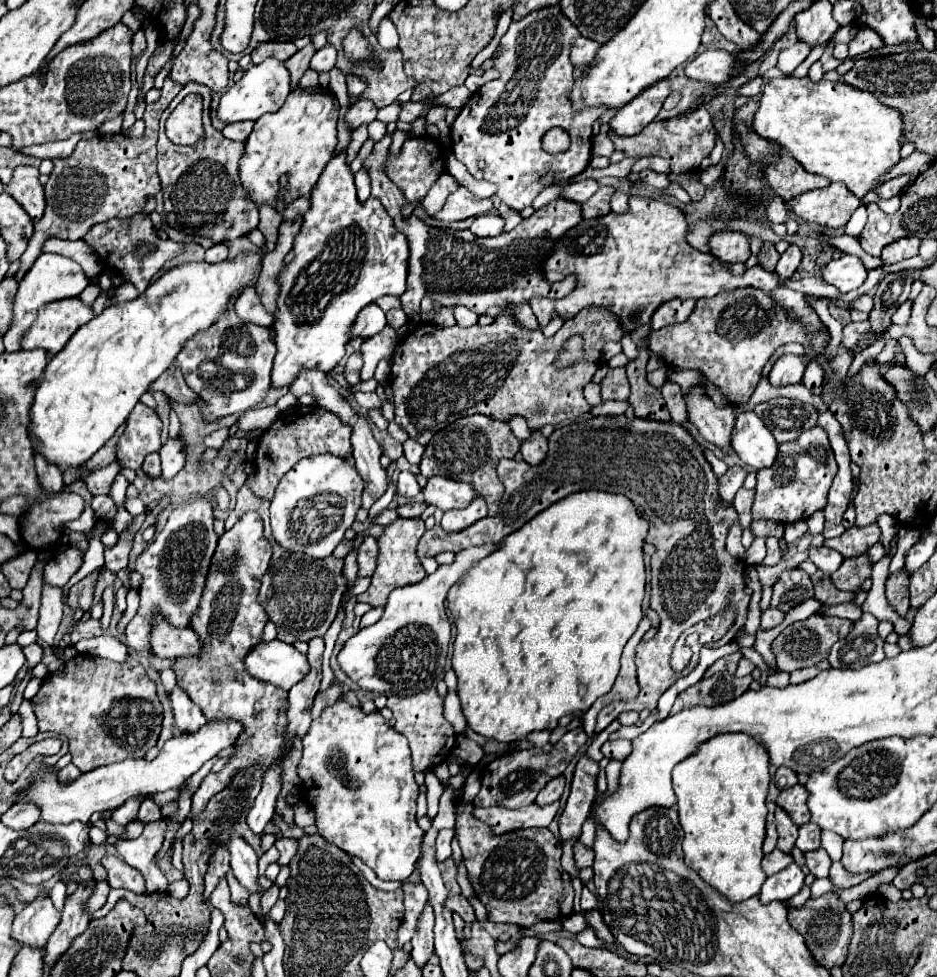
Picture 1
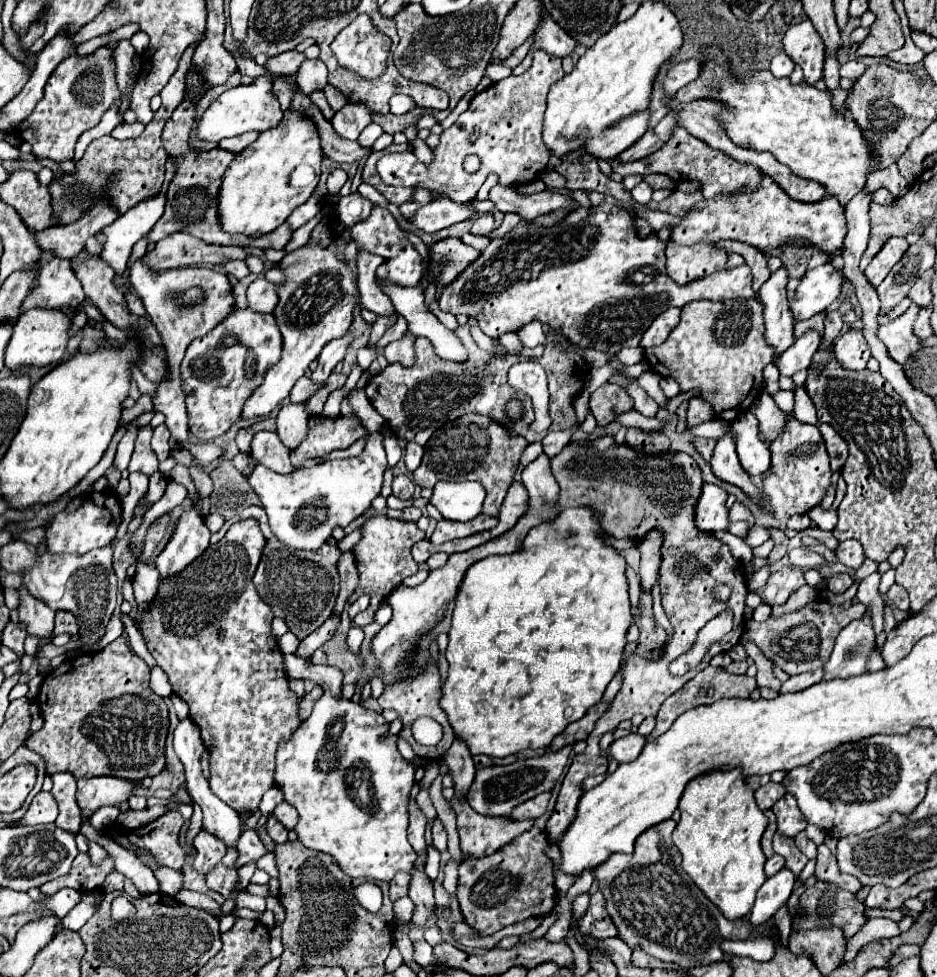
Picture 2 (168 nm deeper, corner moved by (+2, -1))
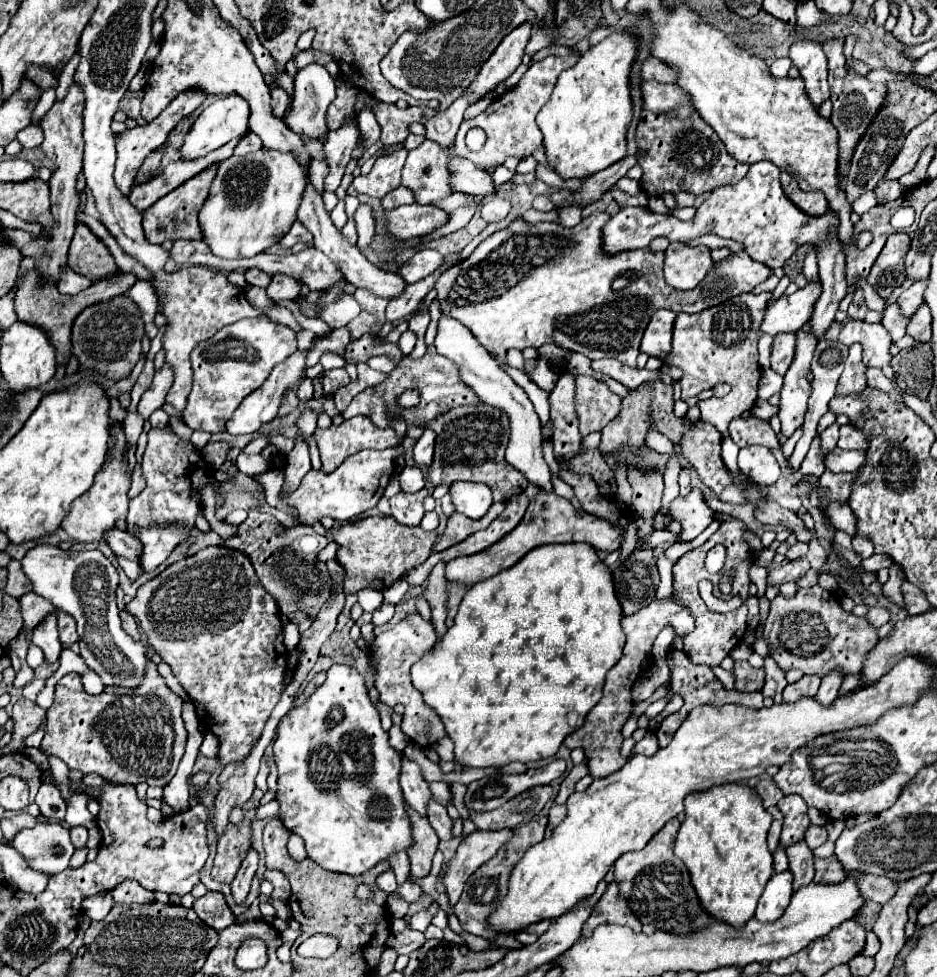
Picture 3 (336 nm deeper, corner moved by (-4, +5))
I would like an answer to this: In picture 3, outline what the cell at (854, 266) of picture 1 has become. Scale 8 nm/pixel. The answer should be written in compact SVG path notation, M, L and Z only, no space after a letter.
M813 283L805 285L803 289L799 289L789 297L785 295L779 297L775 303L767 307L767 313L759 327L759 335L767 333L775 337L779 333L797 333L811 317L813 305L819 299L819 295L821 295L821 285Z

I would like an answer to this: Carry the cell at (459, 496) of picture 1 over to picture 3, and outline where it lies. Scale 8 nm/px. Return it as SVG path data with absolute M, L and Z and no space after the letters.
M465 481L453 483L451 497L455 509L467 515L469 519L481 519L493 505L491 489L481 483L465 483Z

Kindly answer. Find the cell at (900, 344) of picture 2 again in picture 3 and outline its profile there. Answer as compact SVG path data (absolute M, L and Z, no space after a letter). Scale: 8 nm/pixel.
M847 321L839 333L839 343L851 347L859 343L863 347L863 361L867 367L885 367L891 363L889 347L891 335L881 323L863 323L863 321Z

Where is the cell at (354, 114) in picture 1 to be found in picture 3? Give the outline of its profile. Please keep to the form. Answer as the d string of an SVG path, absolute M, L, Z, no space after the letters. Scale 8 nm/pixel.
M353 121L345 123L341 129L331 131L323 147L325 163L329 165L329 175L325 177L325 191L335 191L341 183L347 163L351 161L351 151L357 145L357 125Z

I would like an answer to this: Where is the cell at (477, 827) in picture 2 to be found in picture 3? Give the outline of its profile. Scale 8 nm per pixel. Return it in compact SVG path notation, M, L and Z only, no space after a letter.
M509 829L503 831L475 831L463 839L455 857L447 863L447 869L441 873L441 883L445 885L445 893L449 897L449 905L453 907L459 899L465 881L471 877L475 869L479 869L485 861L489 861L505 841L509 841L513 833Z

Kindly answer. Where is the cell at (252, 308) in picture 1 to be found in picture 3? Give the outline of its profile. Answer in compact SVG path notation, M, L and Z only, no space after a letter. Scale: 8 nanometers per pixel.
M277 273L277 275L273 275L273 281L269 283L269 287L265 291L267 291L269 299L273 299L273 301L285 301L285 299L295 301L301 293L301 283L295 277Z

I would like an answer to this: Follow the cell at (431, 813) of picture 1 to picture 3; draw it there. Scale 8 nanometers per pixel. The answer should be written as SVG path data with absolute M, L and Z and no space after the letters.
M427 909L427 913L413 913L413 915L409 917L409 921L407 921L407 927L423 933L423 931L427 929L427 925L431 923L433 911L435 911L435 909Z

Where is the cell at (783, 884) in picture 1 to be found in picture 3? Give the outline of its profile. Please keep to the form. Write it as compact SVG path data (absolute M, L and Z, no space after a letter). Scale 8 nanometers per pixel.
M789 871L775 873L769 879L769 883L759 899L757 911L755 911L755 917L759 921L775 921L777 917L781 917L781 913L785 913L791 893L793 893L791 883L793 883L793 873L789 873Z

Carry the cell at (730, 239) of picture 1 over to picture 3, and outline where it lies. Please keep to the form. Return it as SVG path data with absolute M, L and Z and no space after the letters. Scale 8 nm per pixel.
M671 243L665 251L663 277L669 287L689 291L711 269L713 259L707 247L687 247L685 243Z

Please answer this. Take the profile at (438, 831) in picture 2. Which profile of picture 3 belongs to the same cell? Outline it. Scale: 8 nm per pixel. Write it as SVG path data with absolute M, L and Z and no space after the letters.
M435 799L429 801L427 819L429 819L429 823L431 823L431 827L435 829L435 833L437 833L439 839L451 839L451 827L453 827L453 821L449 819L447 809L445 809L441 803L437 803Z

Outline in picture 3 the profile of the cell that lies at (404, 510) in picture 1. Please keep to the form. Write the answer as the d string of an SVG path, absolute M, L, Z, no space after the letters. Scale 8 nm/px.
M421 489L419 493L397 493L395 497L389 499L393 517L401 523L401 525L419 525L425 509L423 509L423 499L427 497L427 489Z

